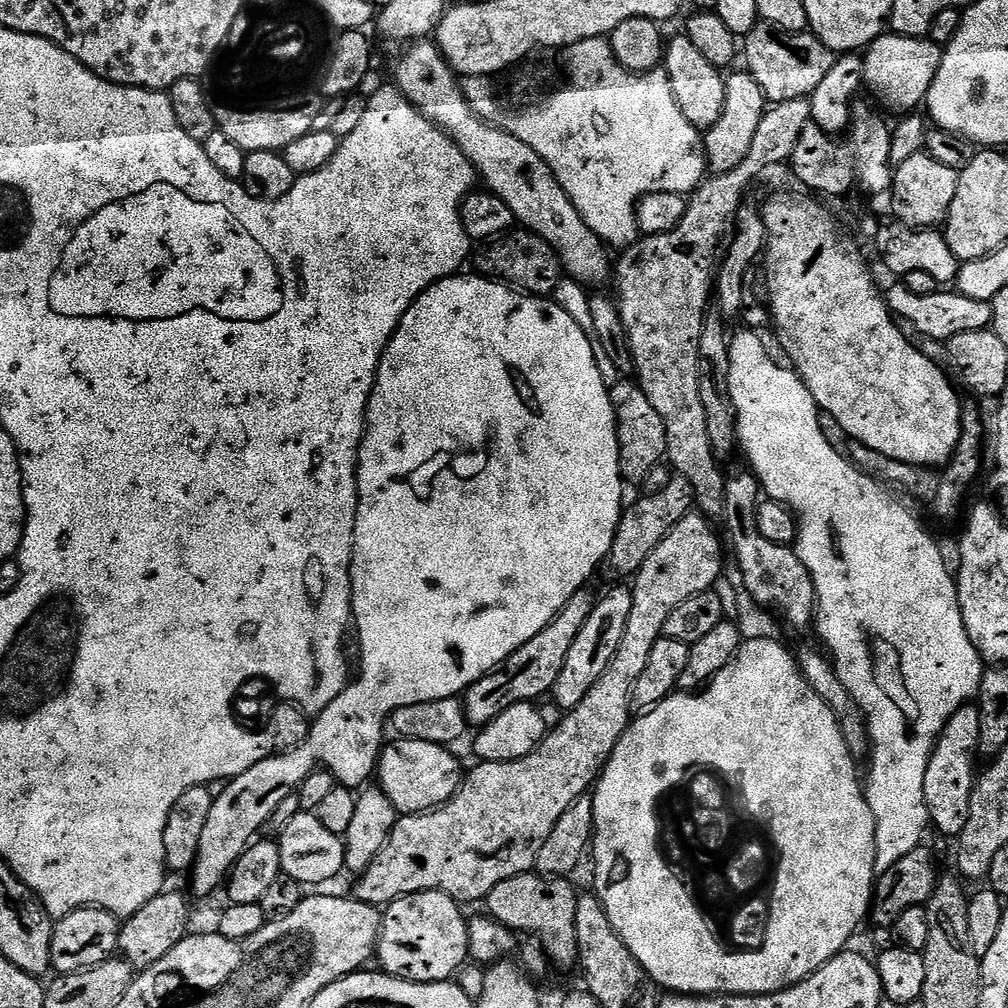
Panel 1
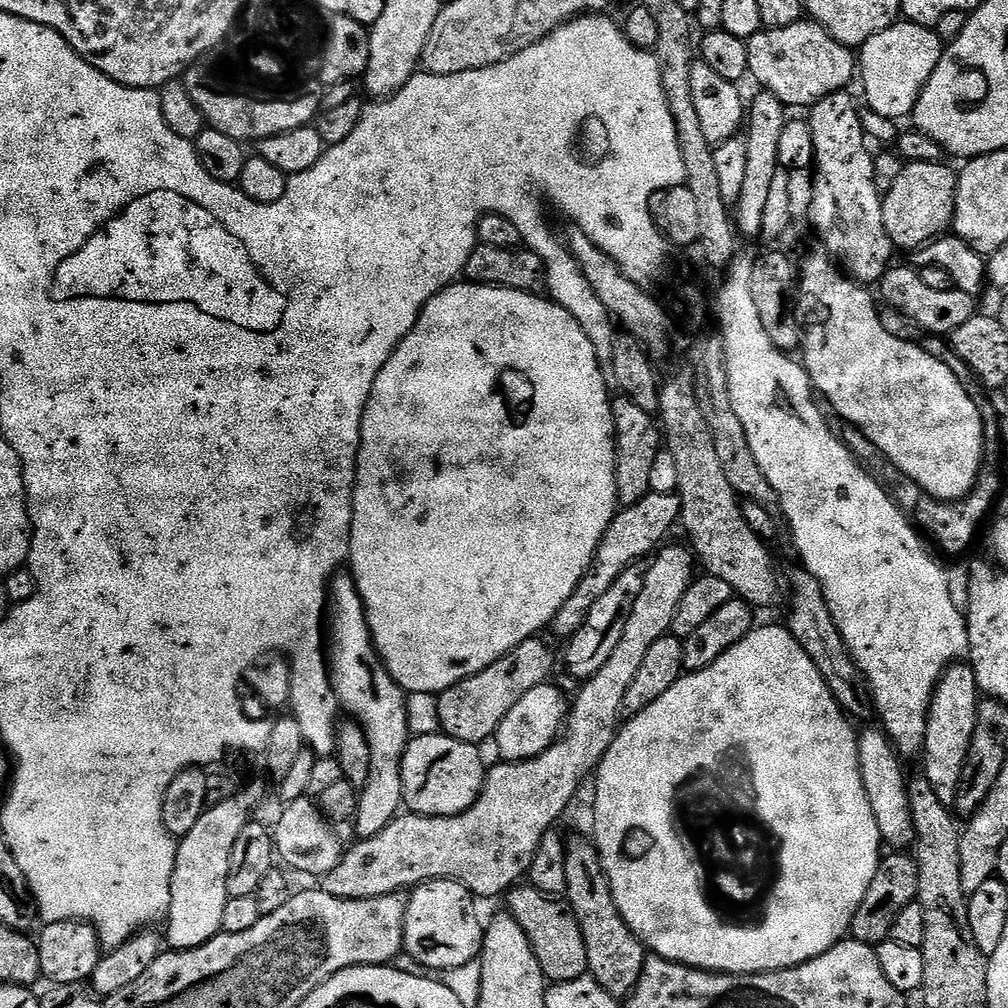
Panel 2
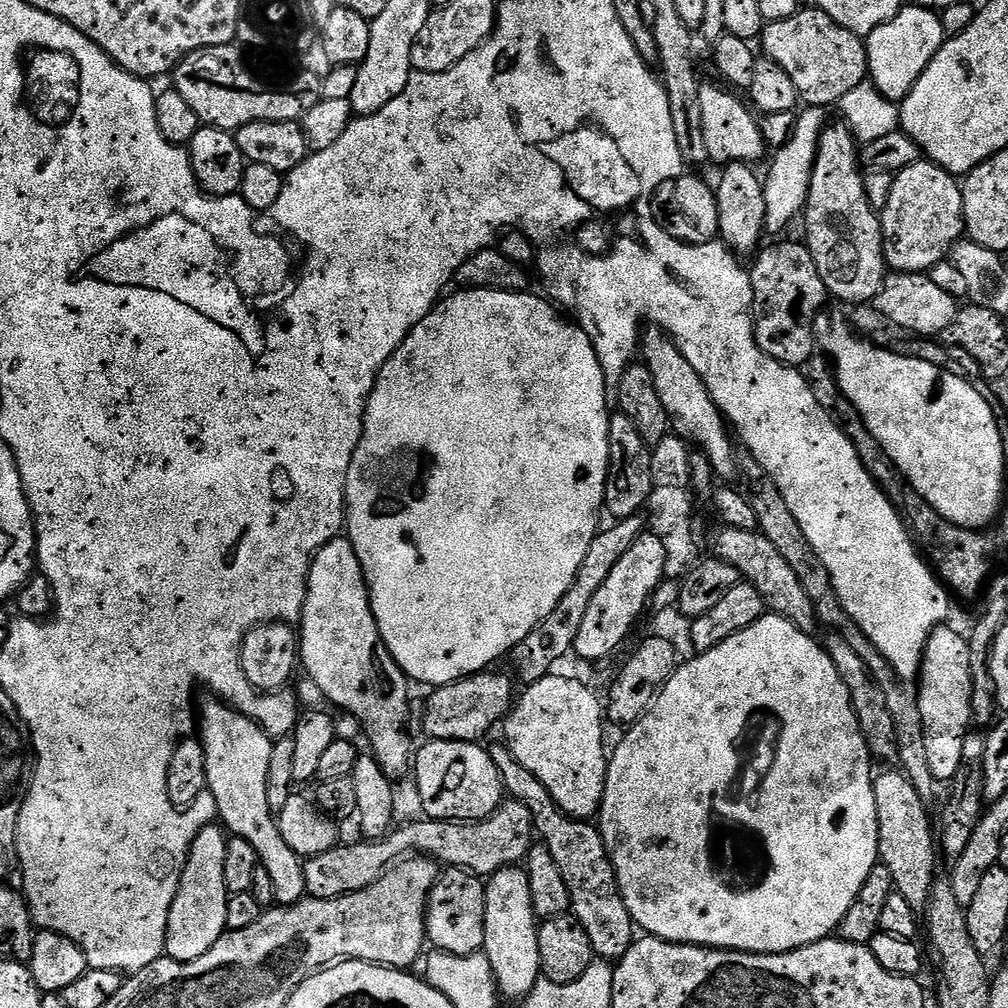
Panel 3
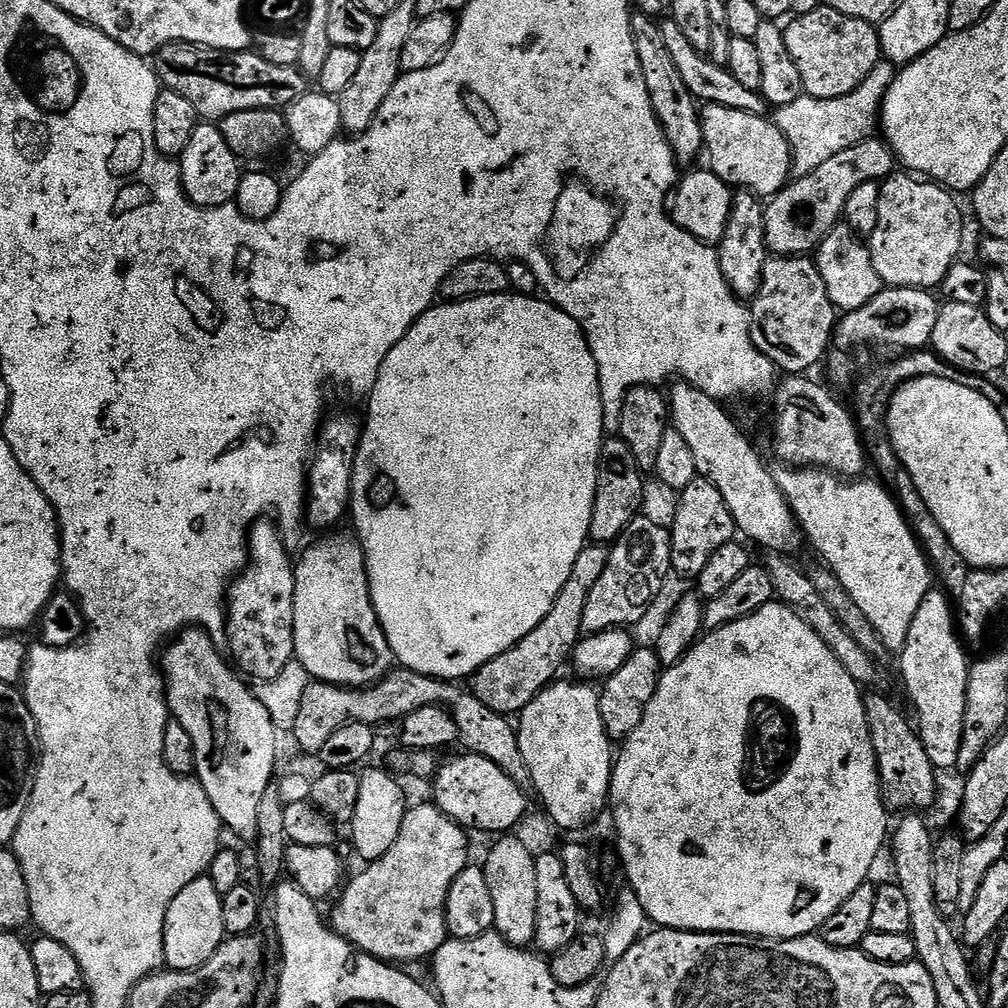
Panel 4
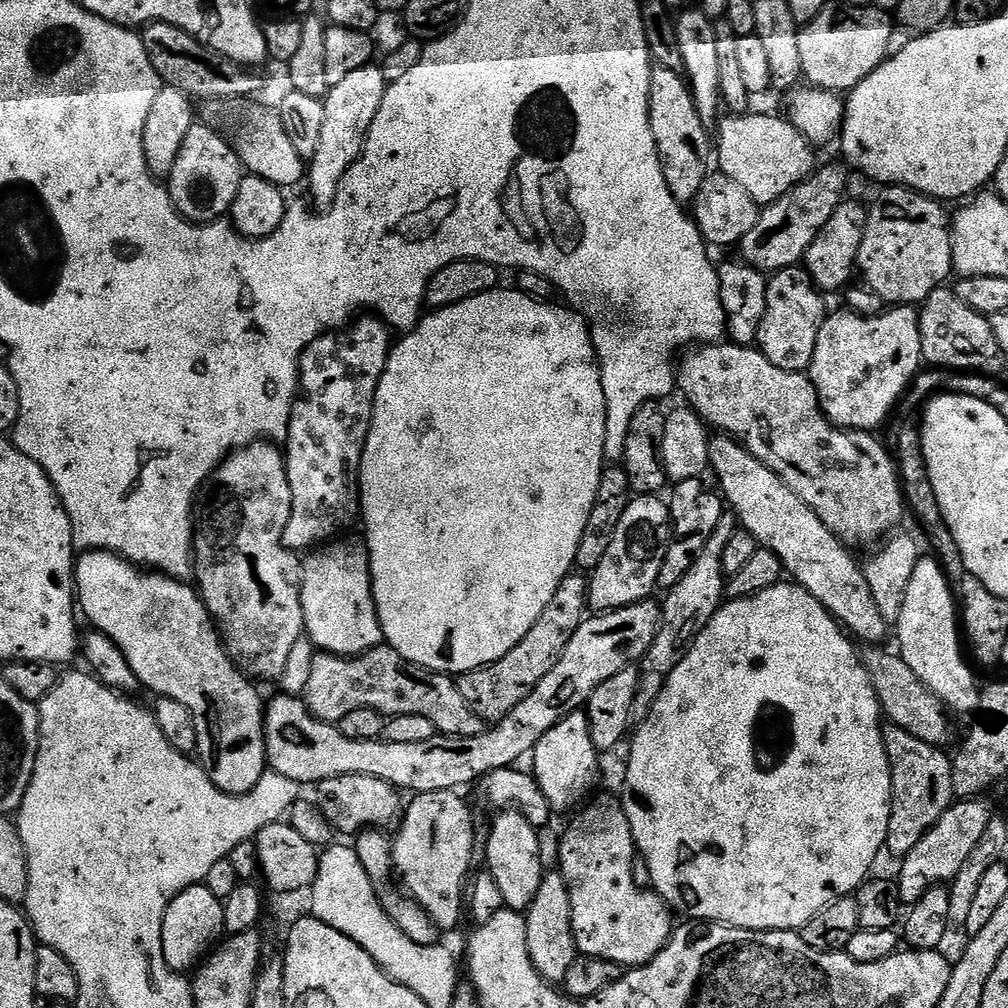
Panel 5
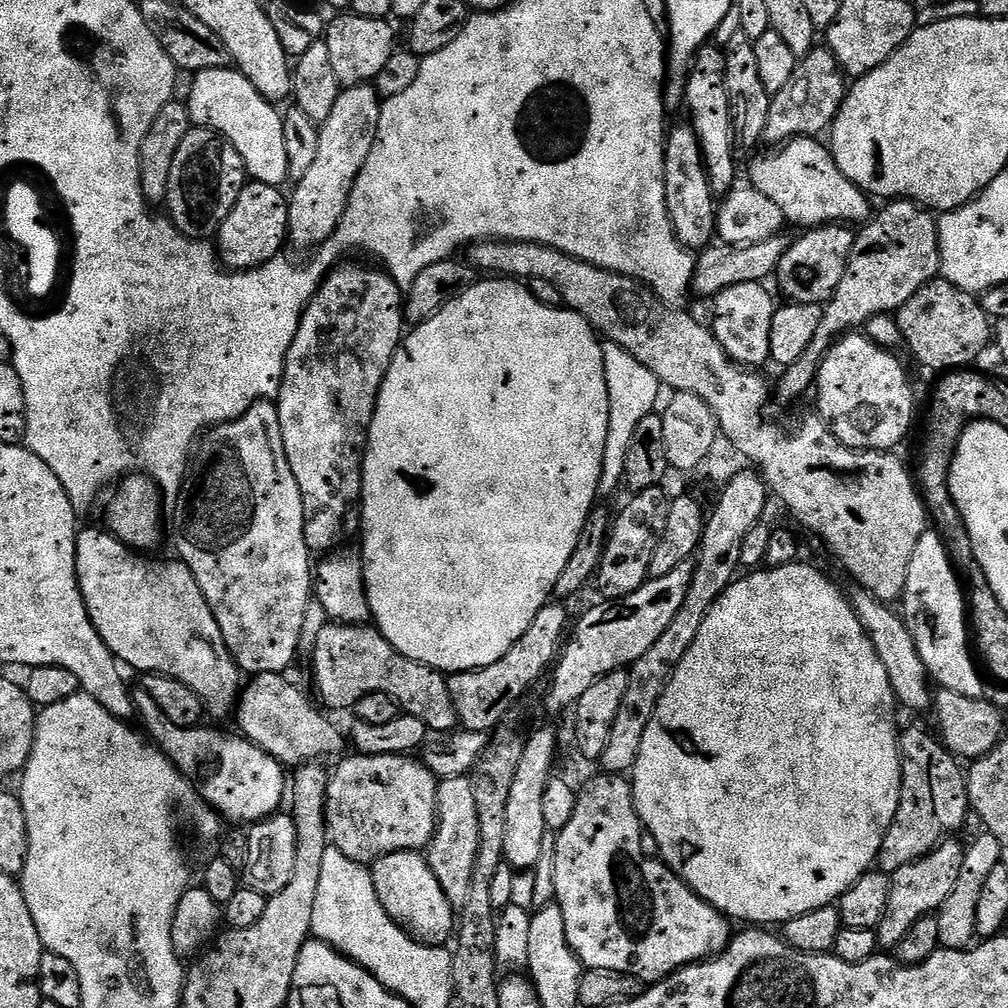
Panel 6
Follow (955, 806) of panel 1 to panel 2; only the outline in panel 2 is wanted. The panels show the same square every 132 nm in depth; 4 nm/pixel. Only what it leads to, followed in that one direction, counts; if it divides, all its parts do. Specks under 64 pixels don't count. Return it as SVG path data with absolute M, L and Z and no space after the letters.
M957 662L944 672L944 677L938 682L928 707L922 749L922 775L930 782L930 786L934 786L934 794L938 794L938 798L942 798L942 802L949 806L956 803L958 778L962 778L966 750L970 750L970 738L974 738L974 726L981 699L982 693L971 667L967 663Z

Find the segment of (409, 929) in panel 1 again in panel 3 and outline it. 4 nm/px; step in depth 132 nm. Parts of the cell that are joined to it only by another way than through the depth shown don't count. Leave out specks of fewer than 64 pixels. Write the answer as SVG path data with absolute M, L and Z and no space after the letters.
M445 867L428 895L427 943L433 949L459 956L475 956L486 938L485 881L466 868Z

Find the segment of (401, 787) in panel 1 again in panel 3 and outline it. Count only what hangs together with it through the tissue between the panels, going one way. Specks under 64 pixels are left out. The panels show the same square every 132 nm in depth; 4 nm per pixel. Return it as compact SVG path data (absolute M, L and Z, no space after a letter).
M428 740L425 748L415 753L416 792L420 795L423 815L430 820L450 820L453 822L479 822L494 814L504 803L506 793L498 766L491 751L480 742L470 740Z

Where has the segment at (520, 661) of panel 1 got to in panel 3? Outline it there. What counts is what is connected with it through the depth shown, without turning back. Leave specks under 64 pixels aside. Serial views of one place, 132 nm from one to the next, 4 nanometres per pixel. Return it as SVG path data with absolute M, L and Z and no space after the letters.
M485 670L475 676L433 687L429 691L432 693L424 700L423 735L428 740L483 741L483 736L507 717L514 704L513 677L495 676L494 673Z

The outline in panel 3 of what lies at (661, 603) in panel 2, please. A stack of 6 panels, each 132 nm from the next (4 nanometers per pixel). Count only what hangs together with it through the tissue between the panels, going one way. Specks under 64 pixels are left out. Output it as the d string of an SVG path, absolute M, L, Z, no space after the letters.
M508 798L500 808L479 822L453 822L419 818L413 824L393 827L382 840L339 846L304 860L304 890L313 900L333 900L351 892L366 890L389 867L409 854L427 856L444 866L466 868L475 876L487 878L500 868L516 866L527 857L534 843L532 815L522 802Z

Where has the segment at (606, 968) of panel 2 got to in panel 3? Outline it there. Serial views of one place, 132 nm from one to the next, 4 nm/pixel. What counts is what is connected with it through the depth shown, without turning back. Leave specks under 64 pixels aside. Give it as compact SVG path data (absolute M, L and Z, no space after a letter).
M499 743L491 745L490 751L500 771L504 791L530 810L535 835L550 850L558 871L566 881L566 890L570 890L571 915L582 922L586 934L590 934L593 957L609 962L621 960L632 945L634 925L630 910L626 910L626 902L616 881L616 871L612 859L608 857L604 839L600 837L599 827L564 813L558 802L554 802L552 792L517 762L507 743Z

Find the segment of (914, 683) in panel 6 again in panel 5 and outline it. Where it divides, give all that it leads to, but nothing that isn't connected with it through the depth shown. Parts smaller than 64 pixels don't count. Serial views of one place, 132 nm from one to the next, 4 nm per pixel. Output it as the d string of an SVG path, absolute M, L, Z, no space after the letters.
M727 434L713 435L708 442L708 463L710 472L720 479L719 491L727 507L734 513L739 527L754 534L759 547L774 550L774 554L778 554L778 558L784 563L785 573L801 588L814 594L814 598L822 602L824 609L832 613L857 641L865 640L863 643L868 646L879 645L883 641L880 639L887 632L889 635L890 622L884 617L882 610L878 610L878 602L874 602L874 594L870 594L863 567L859 563L856 565L855 558L848 553L851 552L849 545L838 539L824 525L822 518L818 518L818 514L814 514L814 510L810 510L810 506L806 506L806 502L802 502L802 498L798 498L798 494L794 494L794 490L790 490L790 486L786 486L782 478L778 478L778 474L774 474L766 465L758 462L758 458L751 456L739 440Z

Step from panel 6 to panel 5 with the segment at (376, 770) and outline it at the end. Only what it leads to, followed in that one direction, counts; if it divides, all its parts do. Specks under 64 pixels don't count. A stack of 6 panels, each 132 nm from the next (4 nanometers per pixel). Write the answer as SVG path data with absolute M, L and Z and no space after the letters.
M350 774L338 778L326 778L315 785L314 803L337 833L359 834L365 830L388 830L402 816L401 793L382 778L370 778L366 774Z

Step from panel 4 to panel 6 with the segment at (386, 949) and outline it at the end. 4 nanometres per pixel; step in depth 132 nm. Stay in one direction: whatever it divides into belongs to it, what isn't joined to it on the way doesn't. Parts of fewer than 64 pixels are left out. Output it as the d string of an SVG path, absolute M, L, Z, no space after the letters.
M467 775L446 776L439 781L436 819L436 833L426 849L426 859L434 870L434 878L438 878L442 890L446 890L450 906L459 910L466 906L466 898L470 898L470 874L478 854L478 810L474 810L472 782Z

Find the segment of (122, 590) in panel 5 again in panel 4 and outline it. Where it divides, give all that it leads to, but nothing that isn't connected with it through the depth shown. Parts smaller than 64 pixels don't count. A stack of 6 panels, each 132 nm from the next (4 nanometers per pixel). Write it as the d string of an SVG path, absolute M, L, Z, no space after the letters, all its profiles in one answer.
M199 626L185 628L163 649L162 675L166 685L168 711L171 719L177 720L190 733L196 759L195 779L200 781L206 798L210 798L210 806L214 806L221 825L227 831L229 828L234 835L241 836L244 842L252 842L258 830L258 806L261 805L262 794L274 780L272 771L276 768L278 733L274 722L270 722L266 706L258 702L255 691L243 684L245 681L238 675L237 669L220 651L211 636Z

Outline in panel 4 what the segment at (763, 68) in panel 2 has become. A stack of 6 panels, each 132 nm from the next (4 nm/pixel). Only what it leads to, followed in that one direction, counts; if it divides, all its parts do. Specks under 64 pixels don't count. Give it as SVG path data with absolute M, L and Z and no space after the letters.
M823 6L810 10L810 14L802 14L801 16L793 15L787 21L784 28L784 38L786 40L786 50L790 52L790 58L794 62L794 66L798 66L798 74L802 74L802 86L804 87L805 96L813 96L814 98L842 98L842 94L850 94L850 90L854 90L858 86L862 86L862 82L866 82L866 74L870 74L870 70L874 70L874 66L882 58L880 49L880 34L877 25L870 20L859 20L853 16L842 14L833 8L825 8Z

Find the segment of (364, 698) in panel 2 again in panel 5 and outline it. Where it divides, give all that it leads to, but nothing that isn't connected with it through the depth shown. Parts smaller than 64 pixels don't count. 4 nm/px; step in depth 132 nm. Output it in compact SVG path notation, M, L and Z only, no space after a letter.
M333 539L331 542L315 549L307 557L309 560L305 559L303 561L300 574L300 601L302 602L302 610L304 611L304 630L307 639L311 640L313 645L321 652L332 652L336 656L361 656L363 652L368 652L372 648L379 648L381 644L385 643L384 631L376 613L376 602L372 598L372 566L368 563L367 547L363 543L351 544L350 541L344 539Z

